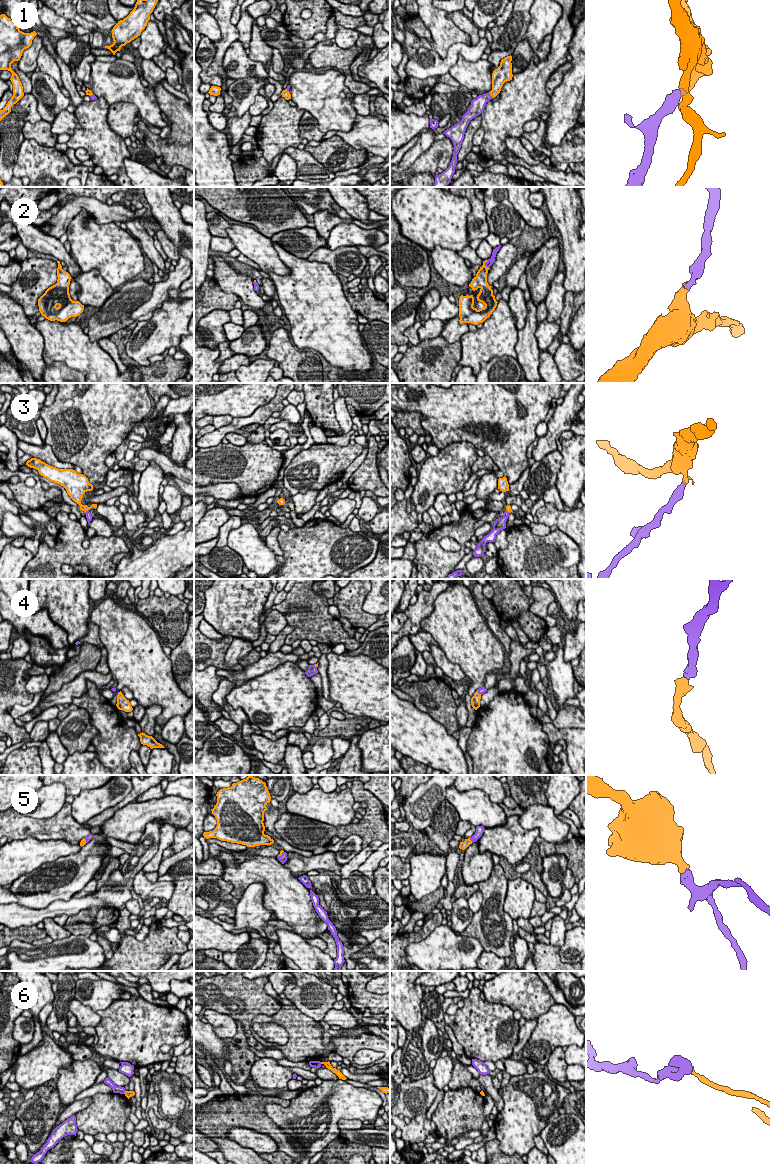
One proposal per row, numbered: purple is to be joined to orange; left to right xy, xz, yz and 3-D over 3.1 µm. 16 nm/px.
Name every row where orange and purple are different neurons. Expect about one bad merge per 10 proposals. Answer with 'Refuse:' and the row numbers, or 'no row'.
Refuse: 6

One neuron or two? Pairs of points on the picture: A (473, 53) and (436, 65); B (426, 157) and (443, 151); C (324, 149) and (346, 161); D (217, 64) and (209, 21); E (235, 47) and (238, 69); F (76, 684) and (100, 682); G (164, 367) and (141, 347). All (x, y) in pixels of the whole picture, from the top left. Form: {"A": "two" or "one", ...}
{"A": "one", "B": "one", "C": "one", "D": "two", "E": "one", "F": "one", "G": "two"}

